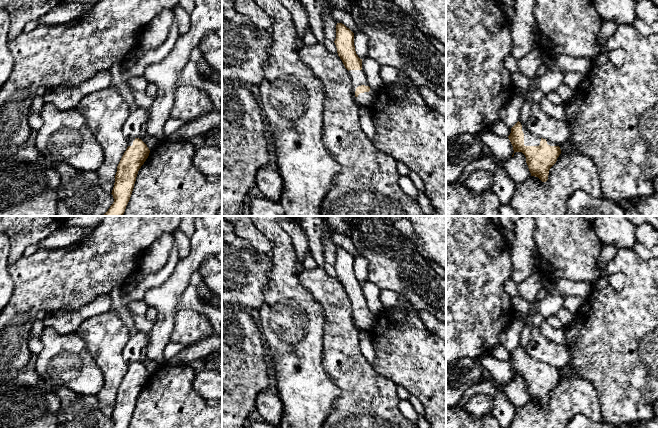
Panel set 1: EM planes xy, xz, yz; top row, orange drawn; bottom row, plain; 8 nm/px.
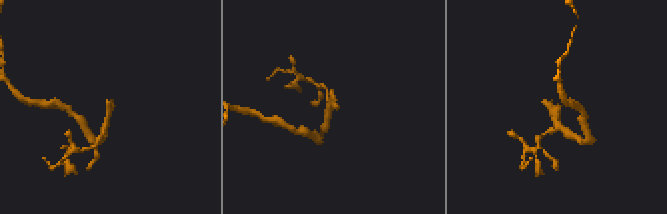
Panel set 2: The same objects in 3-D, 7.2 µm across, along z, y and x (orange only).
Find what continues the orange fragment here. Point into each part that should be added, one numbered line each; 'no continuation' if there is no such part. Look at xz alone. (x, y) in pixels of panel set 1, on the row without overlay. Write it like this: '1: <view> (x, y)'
1: xz (358, 301)

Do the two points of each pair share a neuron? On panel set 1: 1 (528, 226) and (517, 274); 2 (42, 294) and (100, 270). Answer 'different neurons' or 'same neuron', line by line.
1: same neuron
2: same neuron

